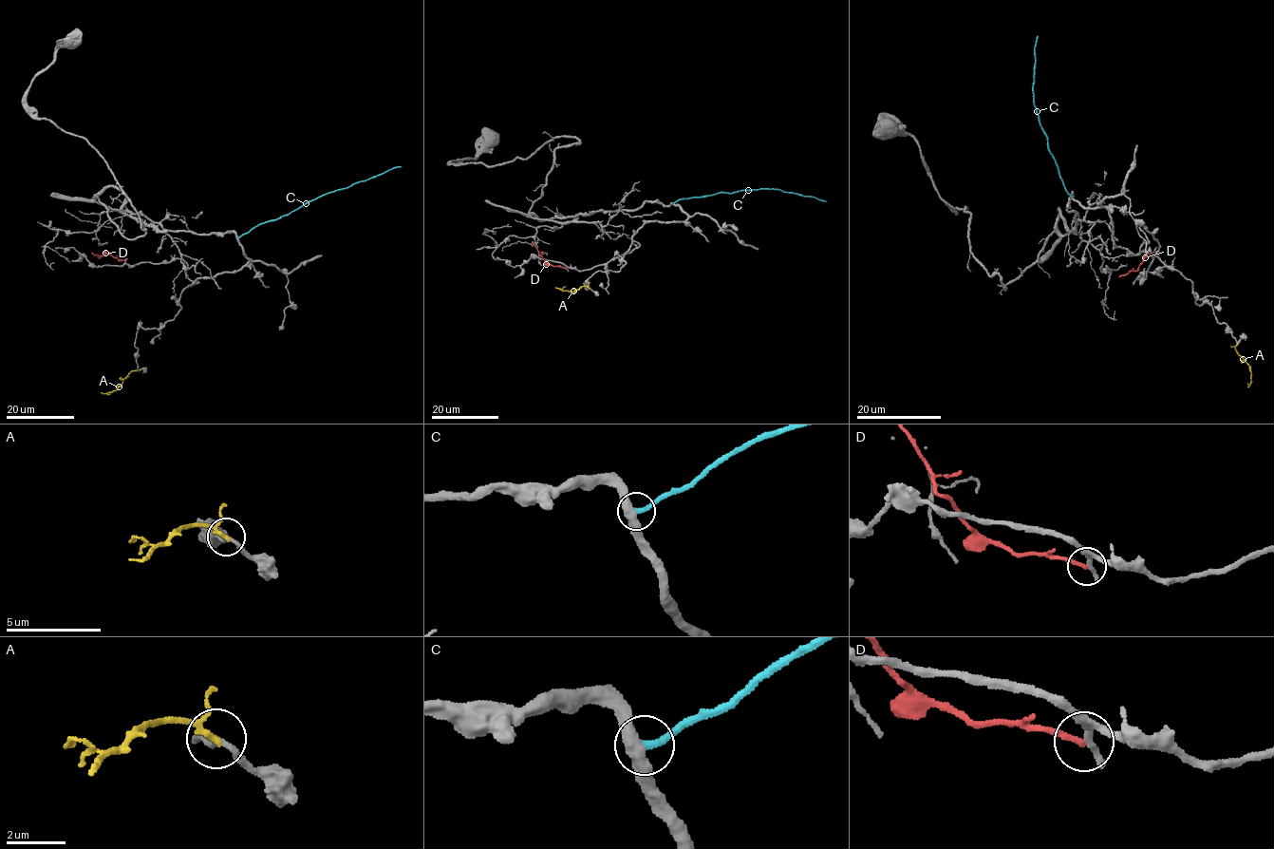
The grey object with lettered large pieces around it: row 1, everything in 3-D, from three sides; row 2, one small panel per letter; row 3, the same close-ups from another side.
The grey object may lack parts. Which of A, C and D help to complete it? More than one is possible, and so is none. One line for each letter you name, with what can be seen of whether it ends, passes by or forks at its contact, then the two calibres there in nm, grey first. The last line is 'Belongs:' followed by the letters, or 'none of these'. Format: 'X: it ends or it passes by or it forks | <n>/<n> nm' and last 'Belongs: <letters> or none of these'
Belongs: none of these

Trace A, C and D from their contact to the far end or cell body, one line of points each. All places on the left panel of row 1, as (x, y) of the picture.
A: (138, 370), (132, 370), (116, 388), (100, 392)
C: (237, 236), (309, 201), (401, 166)
D: (124, 260), (106, 254), (99, 257), (92, 254)

